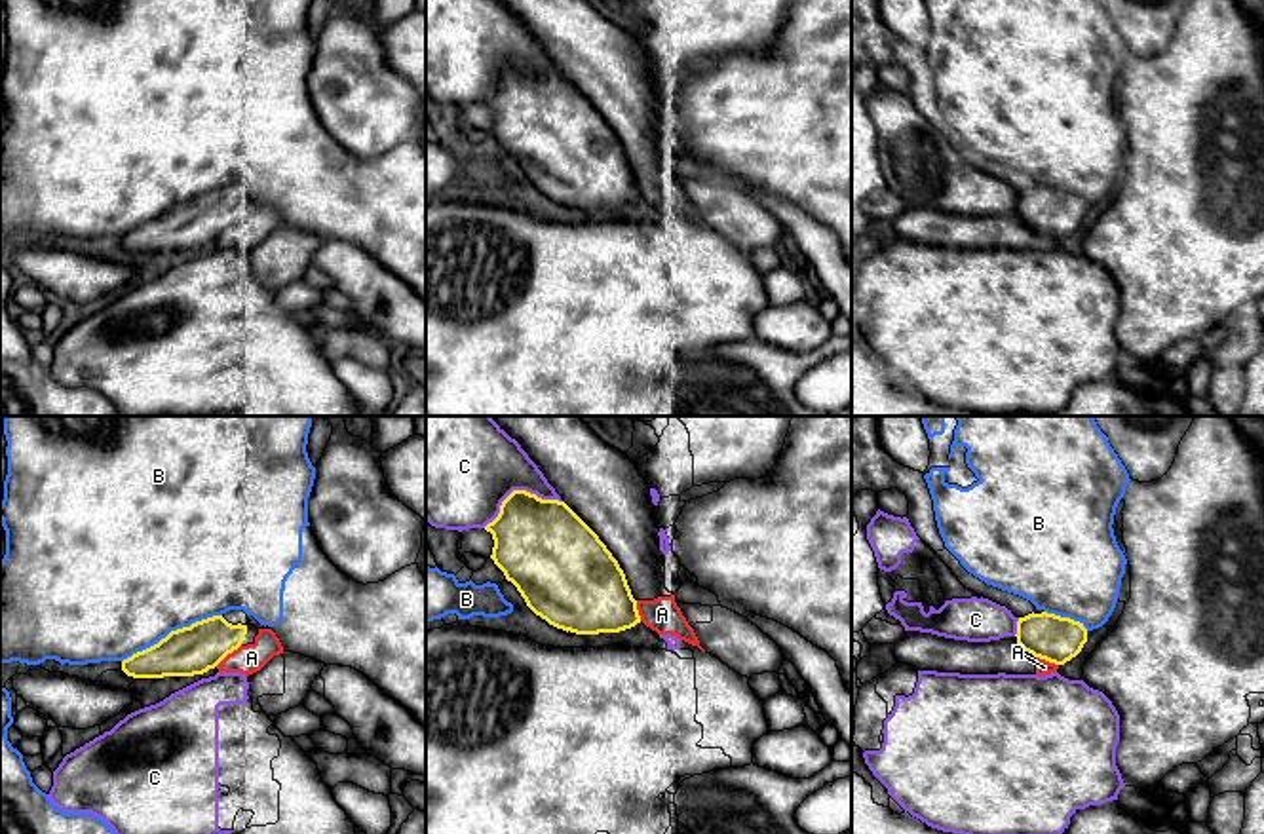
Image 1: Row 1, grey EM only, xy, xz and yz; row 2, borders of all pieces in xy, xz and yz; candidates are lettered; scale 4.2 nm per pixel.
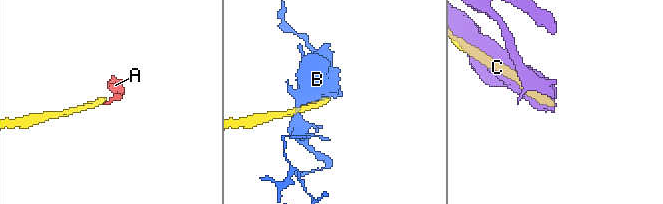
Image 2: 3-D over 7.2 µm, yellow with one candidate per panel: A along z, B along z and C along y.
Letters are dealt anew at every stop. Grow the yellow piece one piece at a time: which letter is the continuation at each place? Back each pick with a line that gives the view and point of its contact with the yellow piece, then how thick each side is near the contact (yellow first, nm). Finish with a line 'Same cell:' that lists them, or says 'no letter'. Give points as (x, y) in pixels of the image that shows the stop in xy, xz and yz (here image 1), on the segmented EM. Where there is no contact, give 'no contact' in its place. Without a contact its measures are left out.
Same cell: no letter

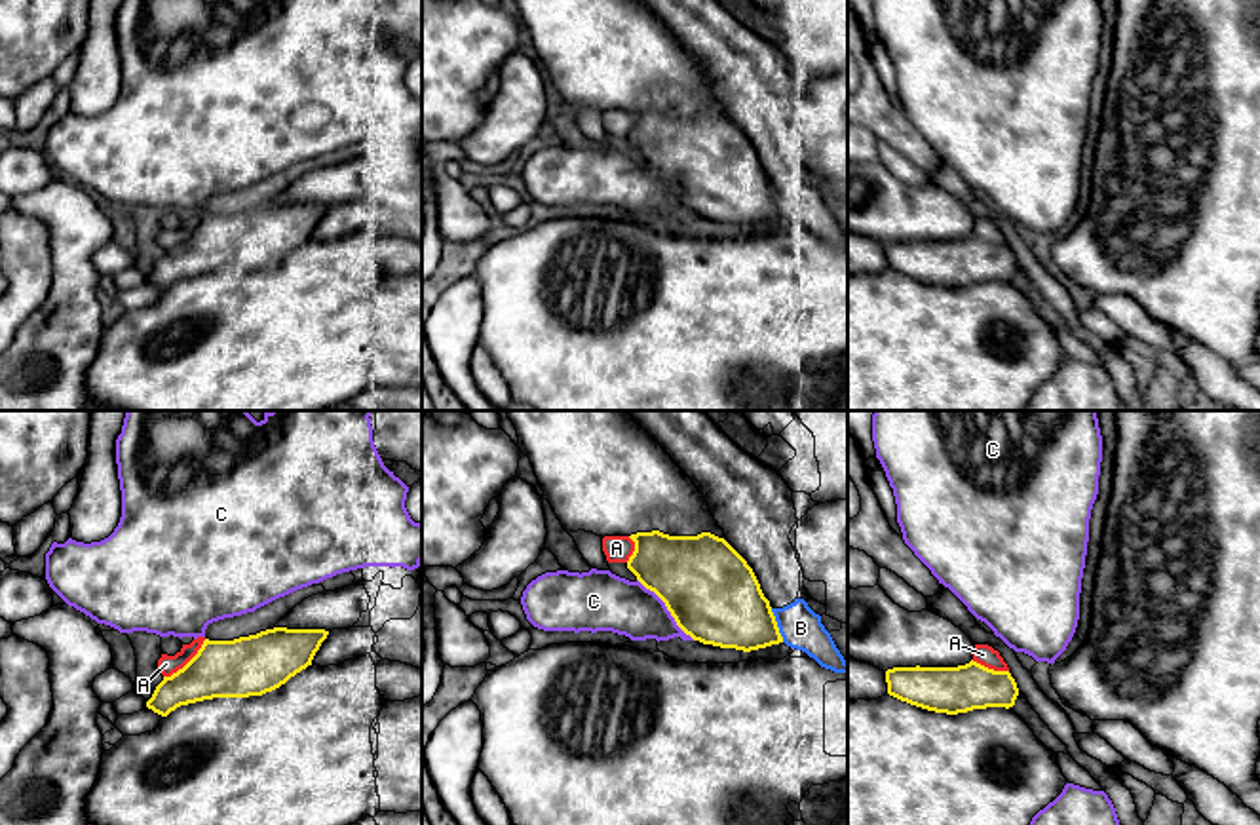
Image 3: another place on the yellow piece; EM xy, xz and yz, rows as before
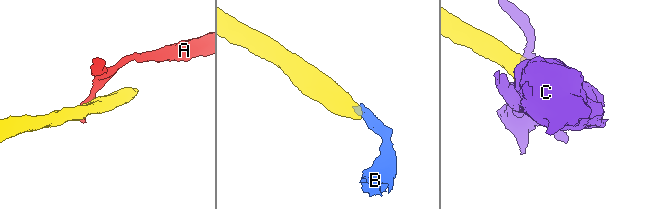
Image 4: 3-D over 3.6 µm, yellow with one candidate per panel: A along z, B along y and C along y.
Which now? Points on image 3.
A: meets yellow in xy at (189, 662); 260 nm thick on the yellow side, 80 nm on the other
Same cell: A

